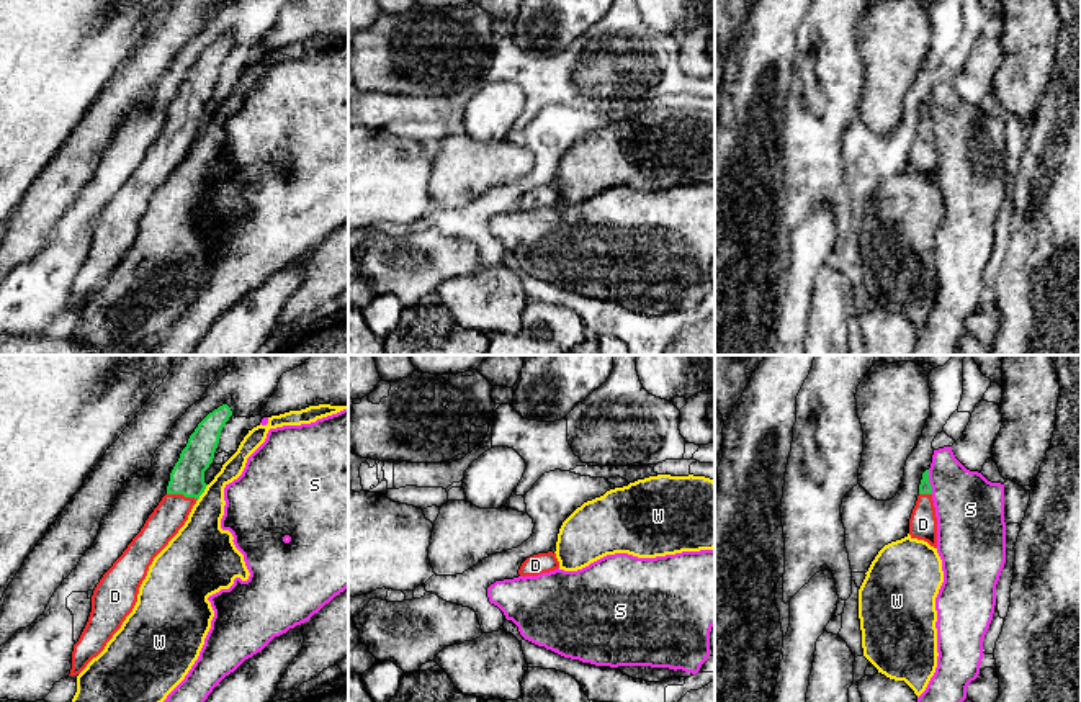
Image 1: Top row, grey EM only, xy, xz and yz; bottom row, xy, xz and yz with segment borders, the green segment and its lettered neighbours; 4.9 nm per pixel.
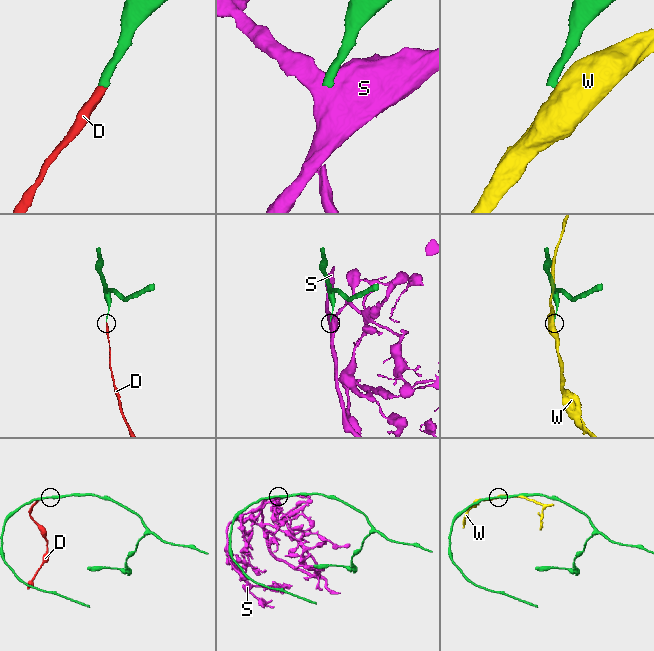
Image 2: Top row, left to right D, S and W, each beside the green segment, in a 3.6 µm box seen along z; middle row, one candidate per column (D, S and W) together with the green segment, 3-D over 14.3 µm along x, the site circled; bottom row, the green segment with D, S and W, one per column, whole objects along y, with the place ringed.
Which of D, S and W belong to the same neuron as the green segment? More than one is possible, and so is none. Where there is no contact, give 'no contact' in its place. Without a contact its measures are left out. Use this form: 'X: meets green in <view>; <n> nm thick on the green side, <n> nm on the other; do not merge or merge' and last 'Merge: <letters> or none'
D: meets green in xy; 170 nm thick on the green side, 160 nm on the other; merge
S: meets green in yz; 60 nm thick on the green side, 340 nm on the other; do not merge
W: meets green in xy; 170 nm thick on the green side, 240 nm on the other; do not merge
Merge: D

